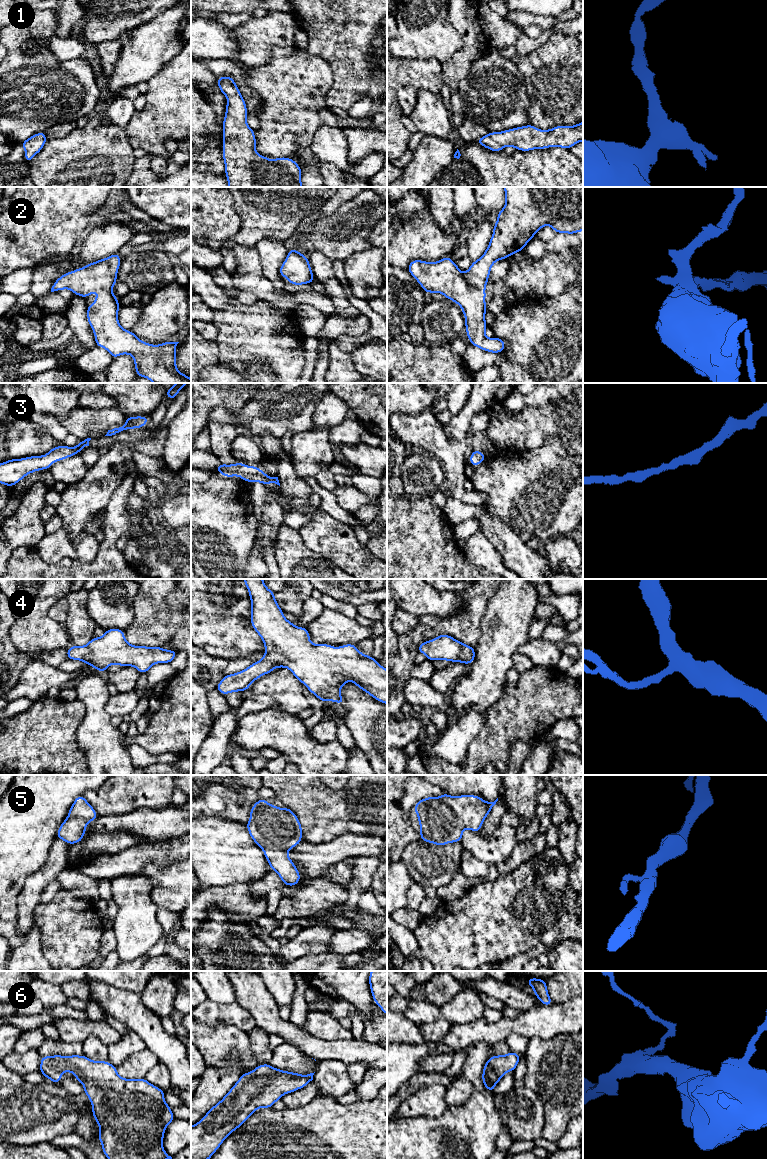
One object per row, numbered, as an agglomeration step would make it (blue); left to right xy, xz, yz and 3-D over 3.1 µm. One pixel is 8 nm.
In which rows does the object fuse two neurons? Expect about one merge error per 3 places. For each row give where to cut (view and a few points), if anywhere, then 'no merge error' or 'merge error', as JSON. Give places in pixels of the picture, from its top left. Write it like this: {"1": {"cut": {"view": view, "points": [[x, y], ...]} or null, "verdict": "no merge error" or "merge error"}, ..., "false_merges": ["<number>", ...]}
{"1": {"cut": null, "verdict": "no merge error"}, "2": {"cut": null, "verdict": "no merge error"}, "3": {"cut": null, "verdict": "no merge error"}, "4": {"cut": null, "verdict": "no merge error"}, "5": {"cut": null, "verdict": "no merge error"}, "6": {"cut": null, "verdict": "no merge error"}, "false_merges": []}

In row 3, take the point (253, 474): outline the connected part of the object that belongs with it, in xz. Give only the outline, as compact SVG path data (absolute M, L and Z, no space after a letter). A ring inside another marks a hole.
M235 463L231 465L219 464L217 472L221 473L223 477L239 476L246 482L259 482L265 485L275 483L280 486L278 477L269 477L256 466L247 466L243 463Z

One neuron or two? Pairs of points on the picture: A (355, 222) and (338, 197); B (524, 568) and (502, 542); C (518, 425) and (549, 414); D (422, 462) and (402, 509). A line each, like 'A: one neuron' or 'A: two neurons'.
A: two neurons
B: one neuron
C: one neuron
D: two neurons

